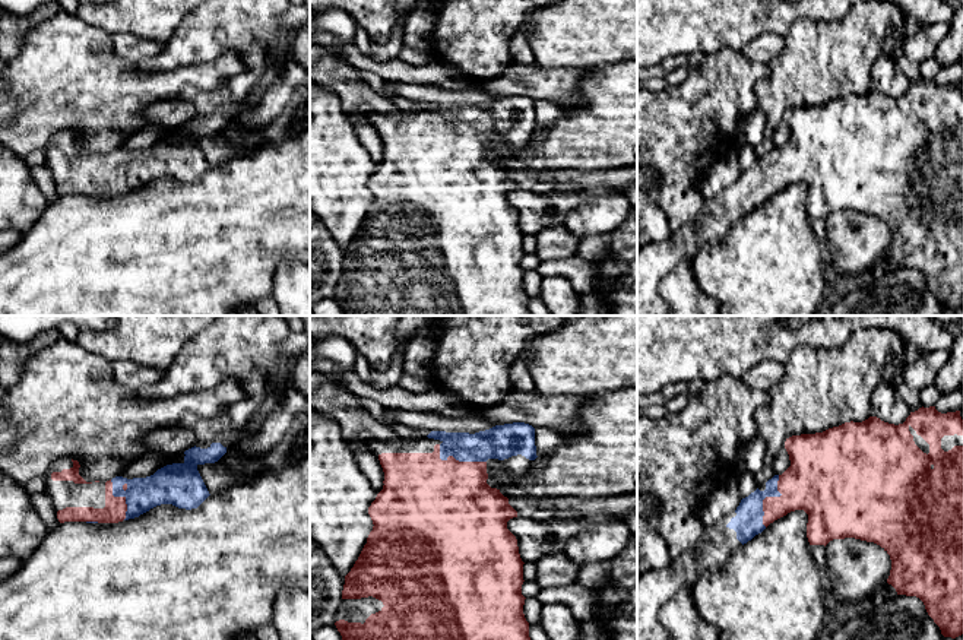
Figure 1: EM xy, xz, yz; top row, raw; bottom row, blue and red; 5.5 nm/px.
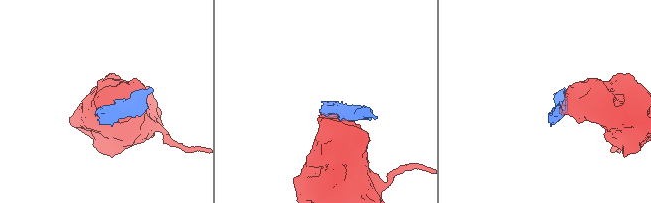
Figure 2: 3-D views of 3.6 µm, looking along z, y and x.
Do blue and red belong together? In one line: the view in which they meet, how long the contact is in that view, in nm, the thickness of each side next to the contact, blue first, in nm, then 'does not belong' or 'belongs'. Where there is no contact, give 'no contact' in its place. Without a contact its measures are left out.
yz | 300 nm | 160/300 nm | belongs

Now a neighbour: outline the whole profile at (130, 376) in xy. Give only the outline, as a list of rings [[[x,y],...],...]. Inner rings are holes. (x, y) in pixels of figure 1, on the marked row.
[[[130,361],[113,362],[114,381],[127,390],[136,392],[145,386],[158,383],[165,371],[148,368]]]

